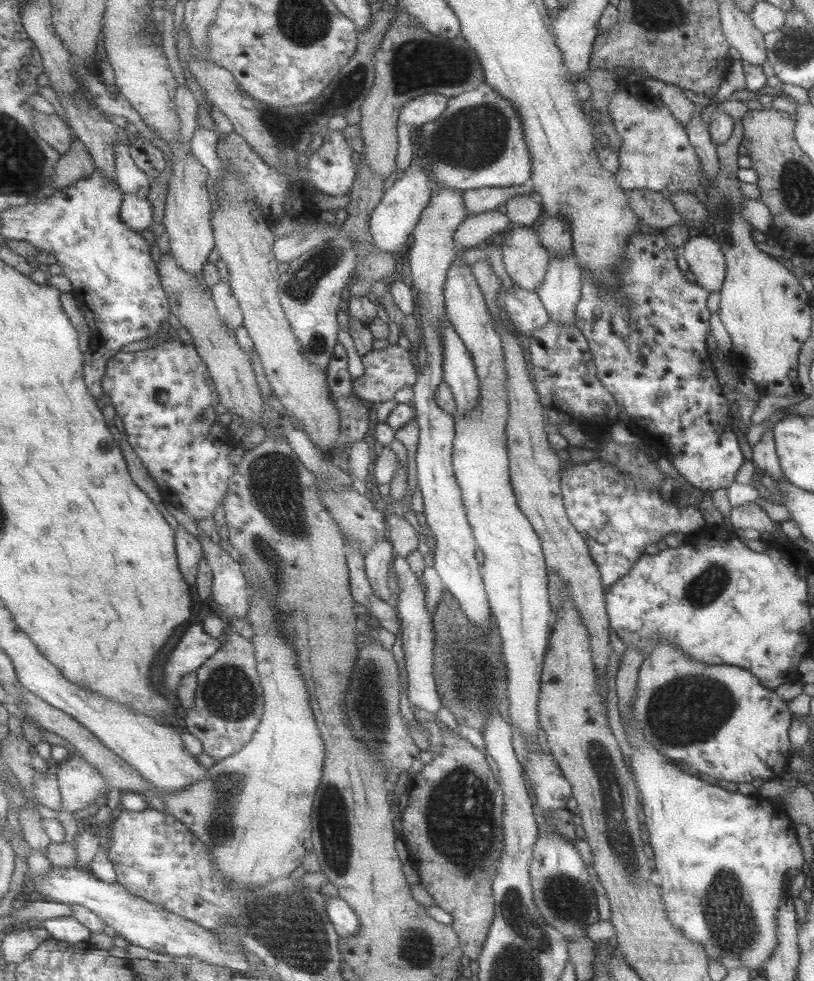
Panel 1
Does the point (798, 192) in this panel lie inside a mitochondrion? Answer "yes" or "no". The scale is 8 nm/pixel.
yes

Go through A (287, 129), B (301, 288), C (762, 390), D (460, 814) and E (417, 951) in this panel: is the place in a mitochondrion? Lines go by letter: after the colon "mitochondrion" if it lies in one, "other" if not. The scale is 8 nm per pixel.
A: mitochondrion
B: mitochondrion
C: other
D: mitochondrion
E: mitochondrion

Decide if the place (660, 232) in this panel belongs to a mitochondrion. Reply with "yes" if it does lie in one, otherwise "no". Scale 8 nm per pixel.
no

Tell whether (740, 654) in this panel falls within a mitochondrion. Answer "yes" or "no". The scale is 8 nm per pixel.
no

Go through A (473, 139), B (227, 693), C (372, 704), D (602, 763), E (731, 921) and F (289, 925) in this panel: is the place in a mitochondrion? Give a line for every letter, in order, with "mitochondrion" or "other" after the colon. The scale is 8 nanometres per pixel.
A: mitochondrion
B: mitochondrion
C: mitochondrion
D: mitochondrion
E: mitochondrion
F: mitochondrion

